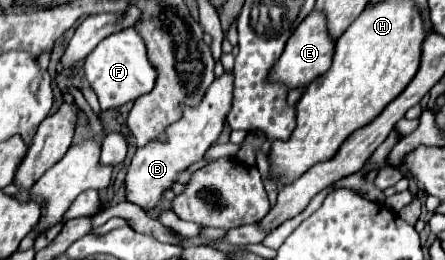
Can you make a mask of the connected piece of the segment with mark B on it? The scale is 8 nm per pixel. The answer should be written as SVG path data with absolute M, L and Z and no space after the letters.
M232 73L218 77L214 85L210 85L206 97L202 99L202 105L184 109L184 117L166 131L168 133L166 143L152 141L150 145L140 147L124 179L126 201L142 207L144 211L158 209L164 191L172 189L172 185L178 181L178 173L186 171L192 163L200 161L206 149L218 139L226 121L226 113L230 109L230 97L232 97Z

